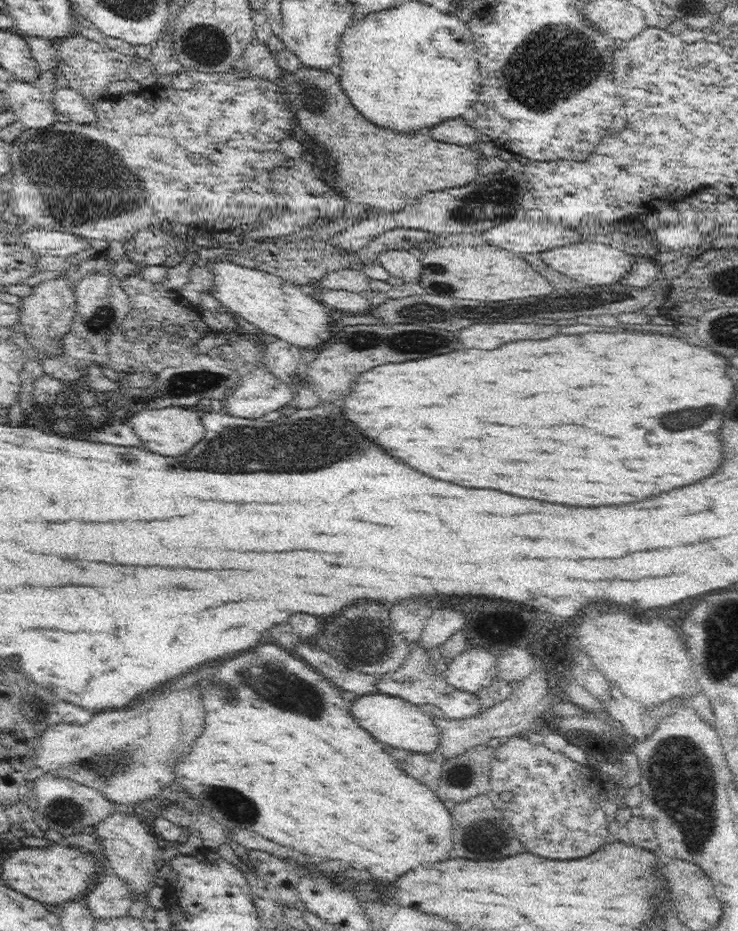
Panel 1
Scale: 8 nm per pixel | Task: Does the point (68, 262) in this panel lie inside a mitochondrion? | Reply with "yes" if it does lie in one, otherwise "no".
no

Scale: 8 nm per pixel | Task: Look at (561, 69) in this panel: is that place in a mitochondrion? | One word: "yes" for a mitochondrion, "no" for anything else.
yes

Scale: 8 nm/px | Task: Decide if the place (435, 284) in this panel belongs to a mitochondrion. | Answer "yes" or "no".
yes

